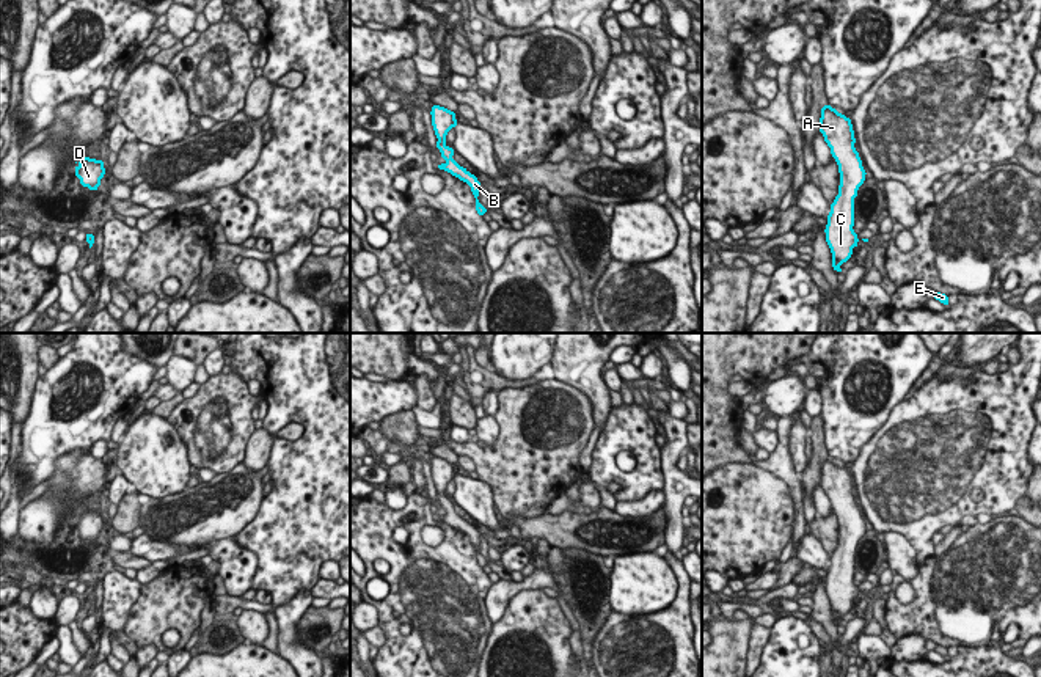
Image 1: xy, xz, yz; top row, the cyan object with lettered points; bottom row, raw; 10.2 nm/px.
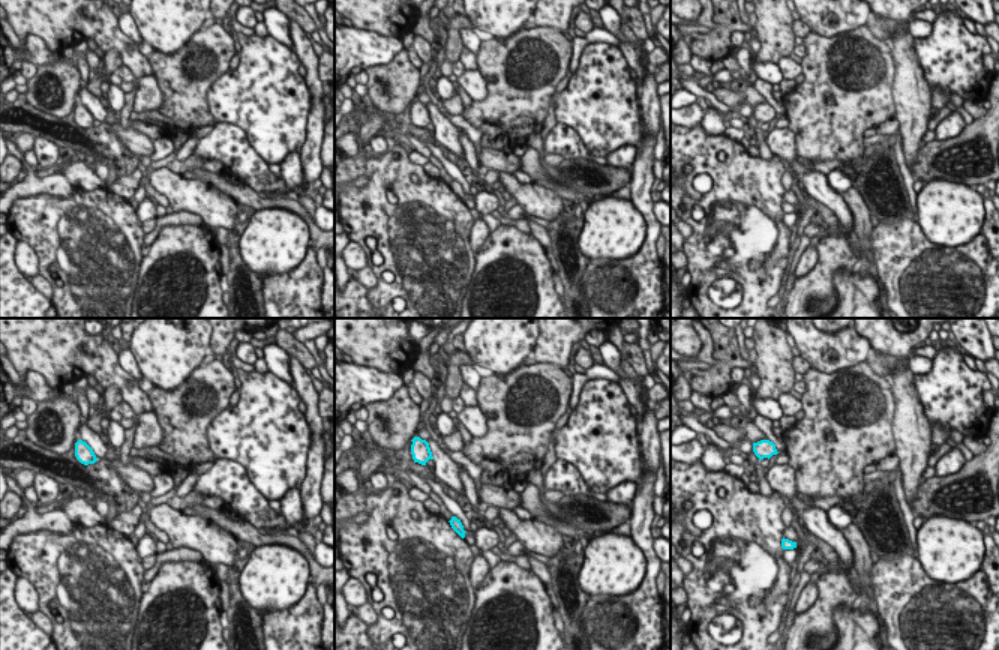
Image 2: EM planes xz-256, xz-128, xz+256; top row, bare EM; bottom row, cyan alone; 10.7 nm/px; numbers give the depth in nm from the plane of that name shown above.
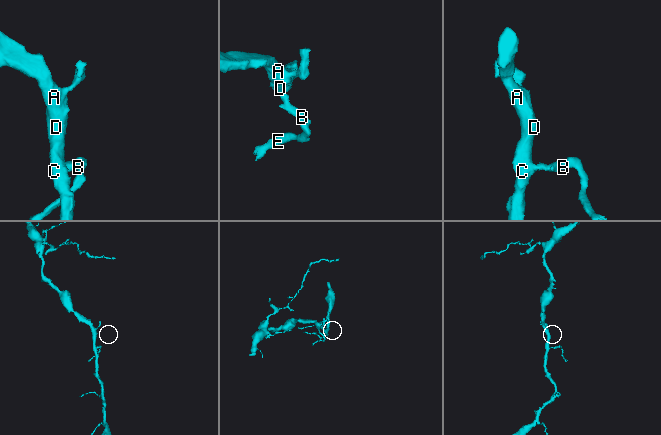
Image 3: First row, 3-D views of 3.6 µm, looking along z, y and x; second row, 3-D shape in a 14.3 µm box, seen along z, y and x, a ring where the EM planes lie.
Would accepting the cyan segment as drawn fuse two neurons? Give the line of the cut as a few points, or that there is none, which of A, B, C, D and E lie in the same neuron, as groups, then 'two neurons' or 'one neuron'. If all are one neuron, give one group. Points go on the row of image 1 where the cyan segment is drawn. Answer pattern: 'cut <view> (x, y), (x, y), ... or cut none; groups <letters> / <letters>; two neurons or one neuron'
cut none; groups A B C D E; one neuron

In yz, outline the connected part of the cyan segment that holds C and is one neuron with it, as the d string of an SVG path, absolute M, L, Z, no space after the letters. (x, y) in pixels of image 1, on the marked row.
M824 105L821 108L820 132L831 148L831 154L840 173L838 195L831 204L824 232L832 253L832 267L842 272L840 265L851 258L853 248L857 247L859 242L853 229L854 198L867 173L854 148L856 138L849 118L838 113L831 105Z

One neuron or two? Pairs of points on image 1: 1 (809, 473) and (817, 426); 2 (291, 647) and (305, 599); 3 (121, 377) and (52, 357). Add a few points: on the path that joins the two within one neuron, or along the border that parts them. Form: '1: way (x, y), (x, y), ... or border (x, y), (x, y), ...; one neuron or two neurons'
1: way (815, 462), (817, 437); one neuron
2: way (289, 635), (289, 614), (292, 611); one neuron
3: border (62, 357), (47, 371); two neurons

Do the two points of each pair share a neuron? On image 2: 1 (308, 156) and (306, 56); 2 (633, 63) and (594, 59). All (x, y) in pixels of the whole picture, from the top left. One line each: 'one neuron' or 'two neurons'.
1: one neuron
2: two neurons

